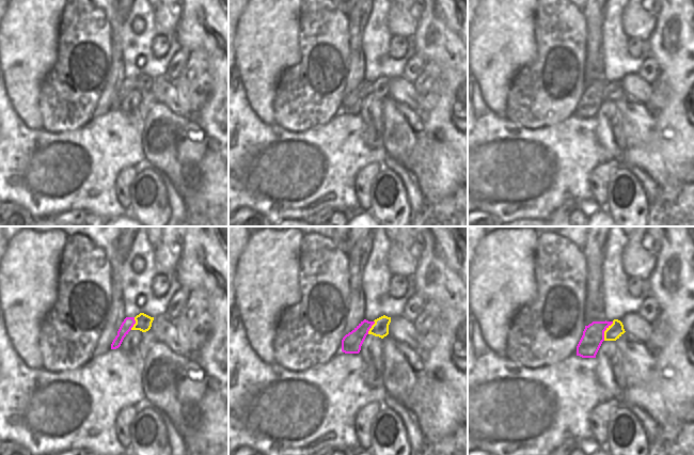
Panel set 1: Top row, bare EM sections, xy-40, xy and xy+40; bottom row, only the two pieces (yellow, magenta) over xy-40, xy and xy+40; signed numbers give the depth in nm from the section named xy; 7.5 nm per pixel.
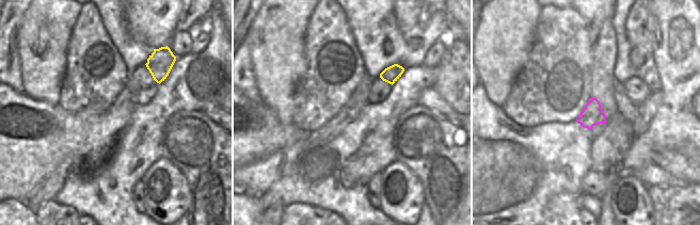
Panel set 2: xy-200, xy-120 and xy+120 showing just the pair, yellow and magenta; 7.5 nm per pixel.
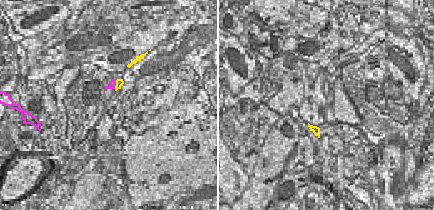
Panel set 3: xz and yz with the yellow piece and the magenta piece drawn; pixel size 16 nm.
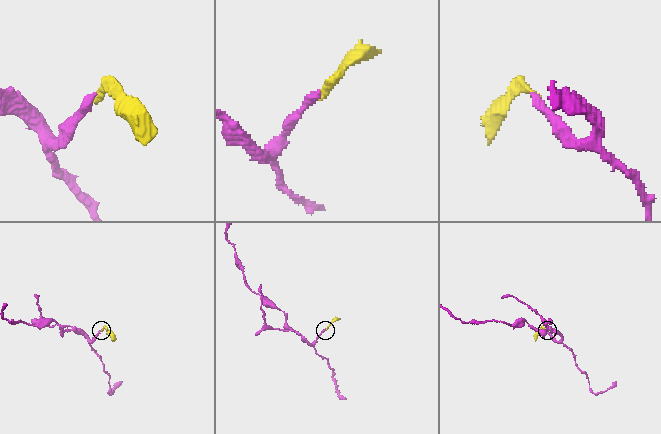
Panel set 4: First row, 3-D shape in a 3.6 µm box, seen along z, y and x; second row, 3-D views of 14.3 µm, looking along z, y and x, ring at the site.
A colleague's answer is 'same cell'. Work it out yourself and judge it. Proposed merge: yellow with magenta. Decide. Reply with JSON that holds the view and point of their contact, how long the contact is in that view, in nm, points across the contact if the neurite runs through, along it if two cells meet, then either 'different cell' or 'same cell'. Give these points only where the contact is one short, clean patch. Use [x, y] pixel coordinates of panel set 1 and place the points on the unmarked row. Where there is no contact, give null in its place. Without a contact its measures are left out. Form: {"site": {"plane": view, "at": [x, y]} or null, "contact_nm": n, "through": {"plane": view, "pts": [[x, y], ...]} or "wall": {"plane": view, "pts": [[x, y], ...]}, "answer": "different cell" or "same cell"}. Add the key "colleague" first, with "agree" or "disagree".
{"colleague": "disagree", "site": {"plane": "xy+40", "at": [604, 92]}, "contact_nm": 160, "wall": {"plane": "xy+40", "pts": [[613, 82], [604, 92], [603, 100]]}, "answer": "different cell"}

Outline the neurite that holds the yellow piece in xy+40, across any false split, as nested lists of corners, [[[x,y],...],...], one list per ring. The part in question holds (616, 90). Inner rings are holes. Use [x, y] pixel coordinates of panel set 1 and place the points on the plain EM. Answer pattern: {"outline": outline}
{"outline": [[[614,80],[613,84],[604,92],[604,101],[616,101],[625,93],[622,83],[618,80]]]}

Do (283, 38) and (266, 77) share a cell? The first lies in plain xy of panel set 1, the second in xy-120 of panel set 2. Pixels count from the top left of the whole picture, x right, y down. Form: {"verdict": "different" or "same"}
{"verdict": "same"}

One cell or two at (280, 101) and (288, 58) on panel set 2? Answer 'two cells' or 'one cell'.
one cell

